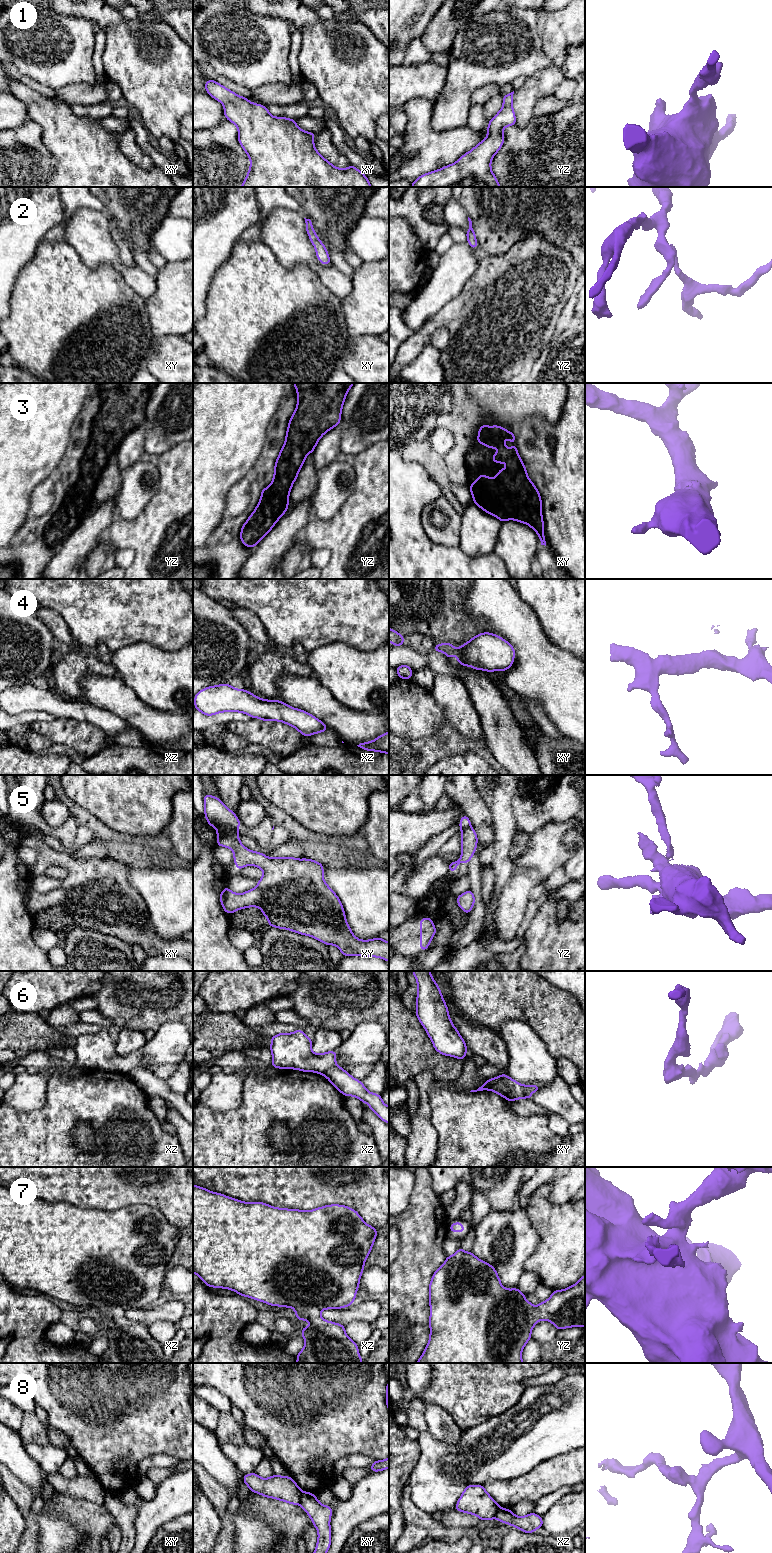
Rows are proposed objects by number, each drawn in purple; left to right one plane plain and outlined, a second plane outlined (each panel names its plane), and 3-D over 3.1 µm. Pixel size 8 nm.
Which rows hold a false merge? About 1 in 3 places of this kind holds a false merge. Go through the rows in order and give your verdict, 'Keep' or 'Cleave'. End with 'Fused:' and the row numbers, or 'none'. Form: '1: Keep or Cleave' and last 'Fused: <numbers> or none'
1: Keep
2: Keep
3: Keep
4: Cleave
5: Cleave
6: Cleave
7: Keep
8: Cleave
Fused: 4, 5, 6, 8

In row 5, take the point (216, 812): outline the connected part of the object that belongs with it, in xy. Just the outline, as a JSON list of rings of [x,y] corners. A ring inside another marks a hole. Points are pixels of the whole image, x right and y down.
[[[204,794],[205,812],[209,826],[222,825],[231,827],[238,831],[241,821],[237,819],[236,814],[229,810],[221,801],[212,795]]]

